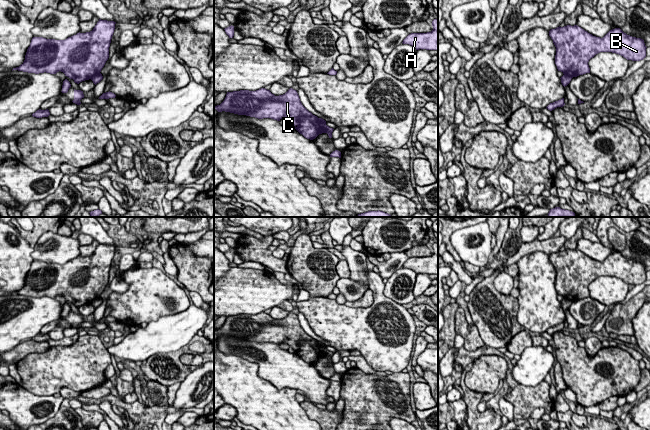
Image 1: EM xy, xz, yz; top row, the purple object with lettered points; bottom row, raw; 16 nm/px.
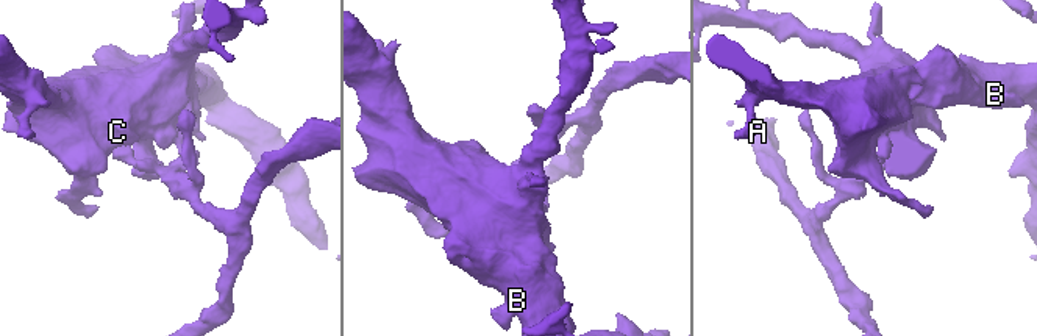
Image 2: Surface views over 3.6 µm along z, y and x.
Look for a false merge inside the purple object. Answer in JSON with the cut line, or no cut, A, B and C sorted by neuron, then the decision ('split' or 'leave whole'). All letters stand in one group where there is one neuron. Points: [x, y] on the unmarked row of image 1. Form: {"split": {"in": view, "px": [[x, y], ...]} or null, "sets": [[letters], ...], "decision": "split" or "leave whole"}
{"split": {"in": "xz", "px": [[317, 342], [331, 356]]}, "sets": [["A"], ["B", "C"]], "decision": "split"}

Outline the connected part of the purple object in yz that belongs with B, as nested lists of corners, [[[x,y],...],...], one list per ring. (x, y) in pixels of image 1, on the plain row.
[[[567,249],[551,253],[549,260],[556,271],[558,295],[572,302],[590,297],[588,286],[600,276],[616,277],[632,285],[646,281],[644,264],[627,259],[620,252],[612,253],[600,262],[577,249]]]

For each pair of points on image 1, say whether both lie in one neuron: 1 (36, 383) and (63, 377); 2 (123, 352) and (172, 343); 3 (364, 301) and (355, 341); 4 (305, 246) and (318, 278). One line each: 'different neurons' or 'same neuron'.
1: same neuron
2: same neuron
3: different neurons
4: same neuron

